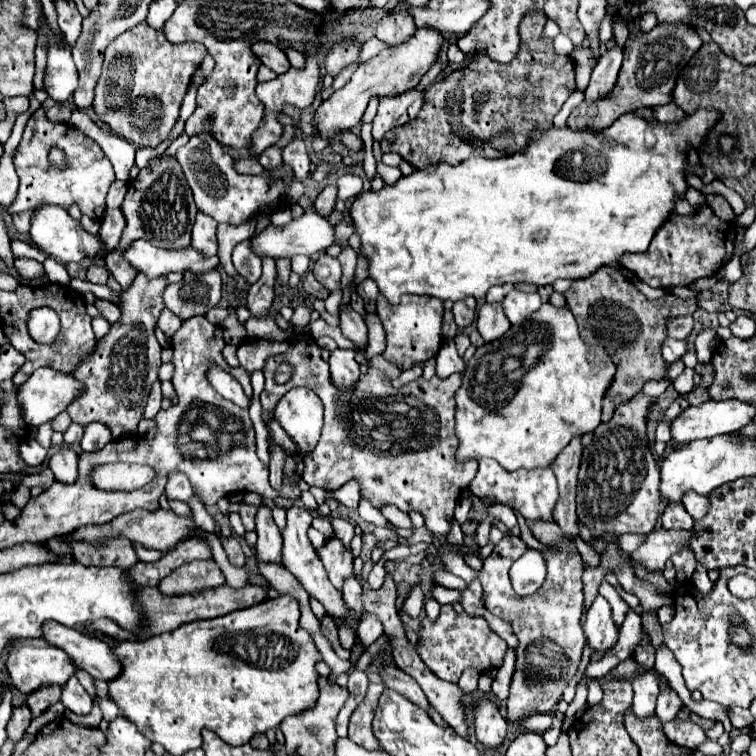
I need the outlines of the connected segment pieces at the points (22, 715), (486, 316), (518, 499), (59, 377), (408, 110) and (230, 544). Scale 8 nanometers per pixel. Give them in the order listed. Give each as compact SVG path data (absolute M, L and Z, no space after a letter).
M27 706L15 708L15 710L13 710L13 716L11 716L9 724L7 724L7 738L9 738L11 742L19 742L19 740L23 738L25 730L29 728L31 720L33 720L33 716L31 716L31 710L29 710Z
M499 302L495 304L483 304L479 308L479 314L477 314L477 332L481 334L481 338L485 342L491 342L491 340L499 340L501 336L507 334L507 330L511 328L507 316L503 314L503 308Z
M481 458L479 472L469 484L469 490L479 498L489 498L493 502L509 506L517 516L523 516L527 522L555 522L553 508L559 500L559 490L551 468L519 468L519 472L507 472L505 468L499 468L497 460Z
M53 368L35 370L27 382L17 386L15 398L27 426L41 426L53 420L67 404L79 396L79 382Z
M411 88L411 92L403 92L403 96L387 96L387 100L381 100L373 120L373 138L381 140L387 130L403 126L415 118L423 106L423 94L425 90Z
M231 536L227 540L221 538L221 544L223 544L223 548L229 556L229 562L233 566L245 566L245 554L243 554L243 548L241 548L241 542L239 542L237 536Z

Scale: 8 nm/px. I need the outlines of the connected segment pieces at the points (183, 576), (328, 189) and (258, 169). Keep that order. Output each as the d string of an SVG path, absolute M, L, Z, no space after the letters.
M195 560L191 564L183 564L177 570L173 570L161 584L159 590L165 592L165 596L185 596L189 592L199 592L199 590L207 590L207 588L215 588L225 584L225 576L219 570L219 566L213 560Z
M327 184L319 192L319 196L315 200L315 212L319 212L319 216L329 216L333 212L335 200L337 200L337 186L335 184Z
M237 160L235 168L239 174L261 174L263 166L259 166L259 162L255 160Z

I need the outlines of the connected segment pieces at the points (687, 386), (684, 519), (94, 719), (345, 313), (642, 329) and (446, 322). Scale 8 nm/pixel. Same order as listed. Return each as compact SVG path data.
M685 368L683 374L677 376L677 378L673 380L673 386L675 386L675 390L677 390L679 394L681 394L681 392L691 392L691 390L693 390L693 374L695 374L695 370Z
M669 504L661 516L661 524L667 530L691 530L693 518L687 514L683 504Z
M93 706L93 710L87 716L77 716L73 712L65 712L65 718L71 720L73 724L81 724L81 726L99 726L101 720L103 720L101 710L97 706Z
M341 304L341 330L343 334L353 340L357 344L357 348L365 348L367 346L367 326L363 322L363 318L349 306L349 304Z
M599 268L589 278L575 280L571 288L565 292L567 306L577 318L579 332L583 342L603 346L611 360L615 360L617 374L607 388L607 396L603 396L603 414L601 420L609 422L613 418L615 406L631 400L639 394L641 386L647 380L665 378L667 364L661 356L661 342L665 340L665 318L667 316L685 316L693 314L697 306L689 306L689 300L677 296L663 296L659 300L647 300L631 280L627 280L615 268Z
M445 312L443 316L443 338L453 338L457 334L457 326L453 320L453 312Z

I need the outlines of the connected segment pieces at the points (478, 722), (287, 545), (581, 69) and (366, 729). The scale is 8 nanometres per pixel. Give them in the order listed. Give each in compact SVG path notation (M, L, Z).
M479 698L473 702L473 720L475 720L475 736L483 746L499 746L507 734L507 722L501 716L495 702L487 698Z
M299 506L287 508L287 528L283 530L283 564L301 582L301 586L309 592L309 596L317 598L325 606L325 612L329 616L333 616L337 620L343 620L355 632L355 642L357 642L359 648L363 648L363 644L359 640L359 632L357 632L359 622L355 618L351 618L349 608L347 608L347 604L343 600L343 594L327 580L327 572L325 572L321 560L317 558L317 554L315 554L315 550L313 550L313 546L311 546L311 542L307 538L307 528L311 526L311 520L313 518L311 518L311 514L307 510L303 510Z
M575 48L571 52L571 60L575 62L575 72L577 72L577 90L585 90L587 84L589 84L589 76L591 76L591 70L595 66L593 62L593 54L589 48Z
M369 684L365 700L359 704L359 708L351 714L351 720L349 720L349 740L359 744L365 750L381 750L379 740L375 740L371 722L373 722L375 710L377 710L379 694L383 690L385 690L385 686L381 686L381 684Z

